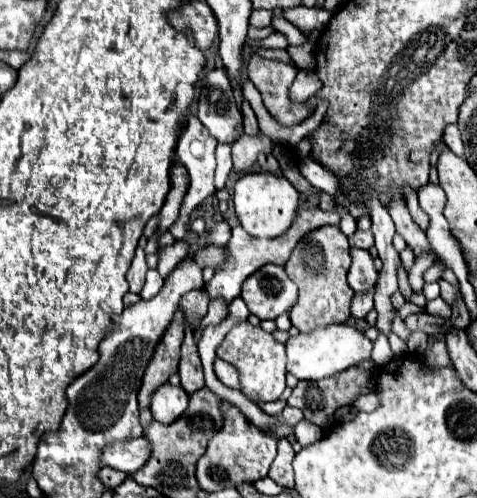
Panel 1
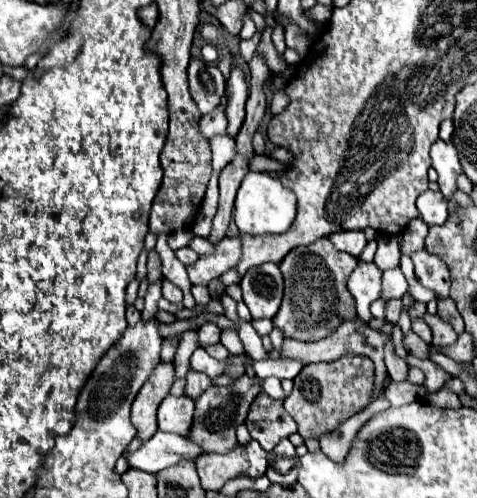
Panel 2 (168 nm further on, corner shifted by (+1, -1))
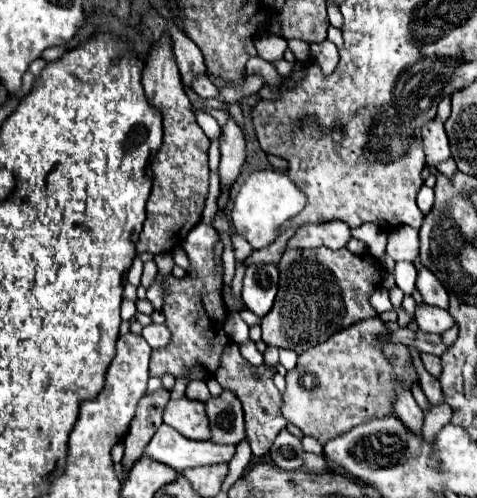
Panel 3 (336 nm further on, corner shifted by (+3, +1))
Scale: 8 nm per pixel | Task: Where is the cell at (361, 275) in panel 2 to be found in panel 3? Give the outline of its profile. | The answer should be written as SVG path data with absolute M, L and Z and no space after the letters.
M374 316L348 326L300 354L296 368L286 374L286 392L282 394L284 418L298 426L304 436L312 436L324 446L328 440L370 418L392 414L394 386L398 386L398 382L412 386L418 374L412 366L408 346L390 346L380 340L386 332L382 320Z

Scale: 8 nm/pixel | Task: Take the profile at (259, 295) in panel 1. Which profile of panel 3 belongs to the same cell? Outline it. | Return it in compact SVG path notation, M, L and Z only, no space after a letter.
M250 264L244 274L242 300L258 318L266 316L278 292L278 268L274 264Z

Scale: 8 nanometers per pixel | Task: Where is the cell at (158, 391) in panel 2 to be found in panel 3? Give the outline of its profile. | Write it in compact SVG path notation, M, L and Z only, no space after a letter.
M158 388L156 392L140 398L136 416L132 418L130 424L130 432L124 438L124 448L126 448L122 458L124 470L130 470L130 466L142 456L146 444L162 424L162 410L168 400L170 400L170 392L166 388Z

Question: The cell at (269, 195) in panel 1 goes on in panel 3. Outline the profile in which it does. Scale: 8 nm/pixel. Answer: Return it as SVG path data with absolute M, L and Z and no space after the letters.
M258 170L244 180L244 184L240 186L234 198L232 224L236 234L246 238L252 244L252 248L264 248L274 242L280 226L292 220L304 208L304 204L306 204L306 196L294 186L294 182L290 182L290 178L284 172Z

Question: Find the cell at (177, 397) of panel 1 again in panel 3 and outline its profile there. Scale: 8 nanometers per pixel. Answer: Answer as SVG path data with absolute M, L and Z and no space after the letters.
M190 398L170 400L164 408L164 424L178 430L190 440L208 440L210 430L206 424L204 404Z

